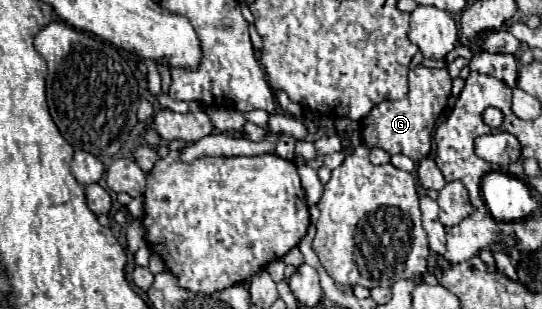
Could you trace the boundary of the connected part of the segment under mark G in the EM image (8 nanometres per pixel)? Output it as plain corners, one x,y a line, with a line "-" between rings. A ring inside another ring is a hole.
416,66
408,74
410,90
404,98
400,100
386,100
370,110
366,118
360,120
360,132
364,138
364,144
368,148
382,148
390,156
394,154
406,154
414,162
420,162
430,154
432,146
432,132
436,126
438,116
442,114
444,106
448,104
450,88
452,88
452,78
448,70
440,68
426,68
426,66

